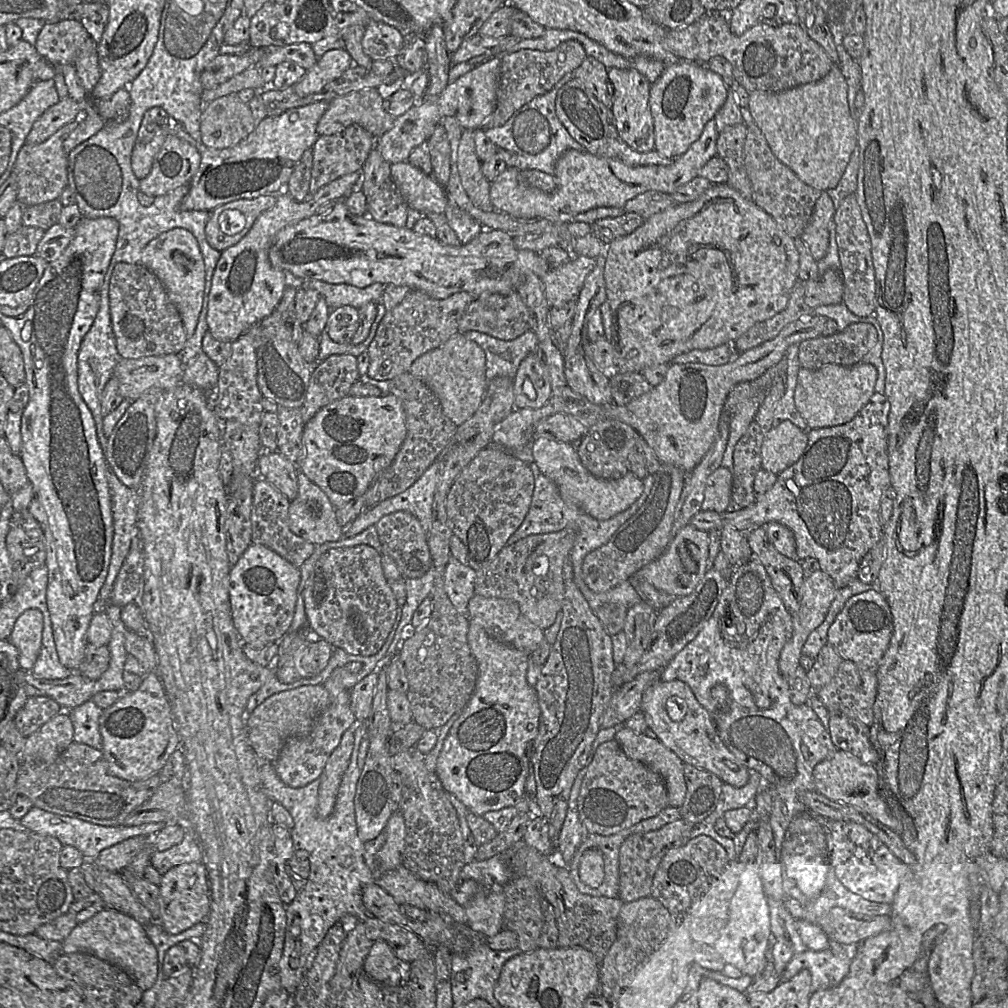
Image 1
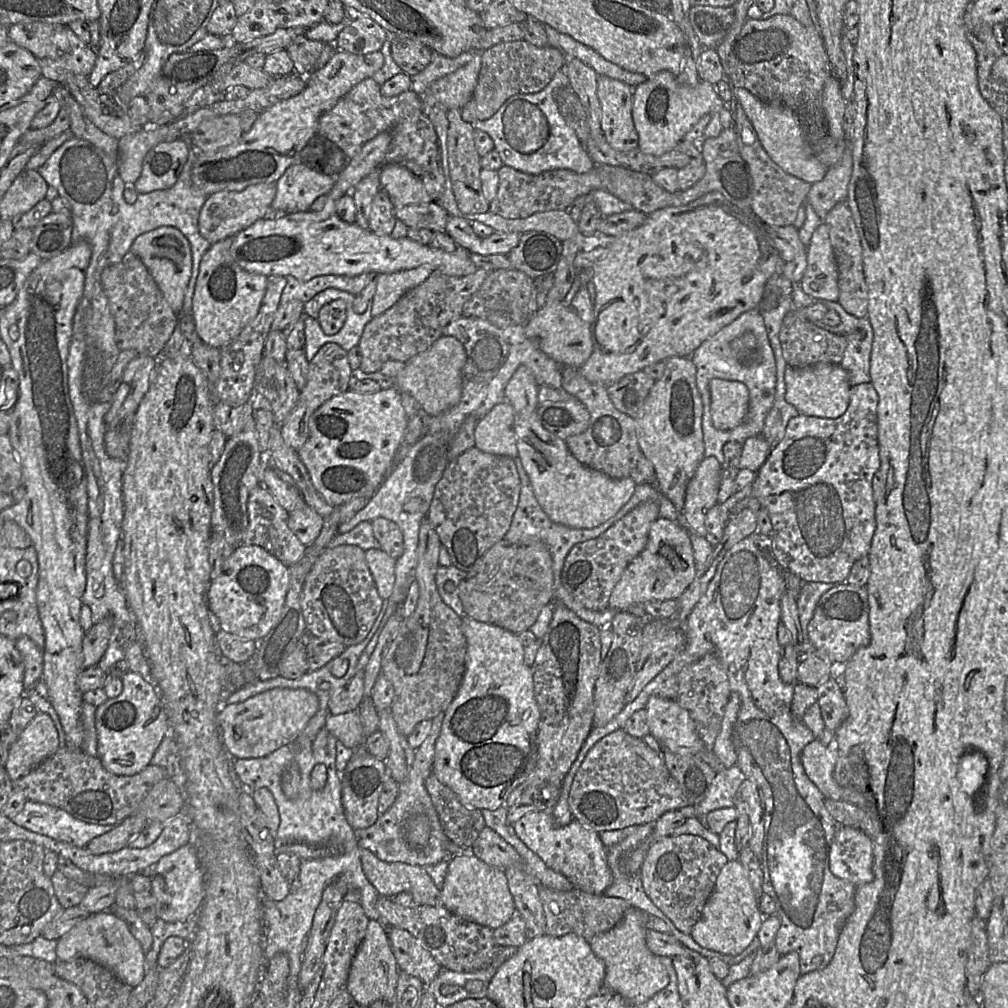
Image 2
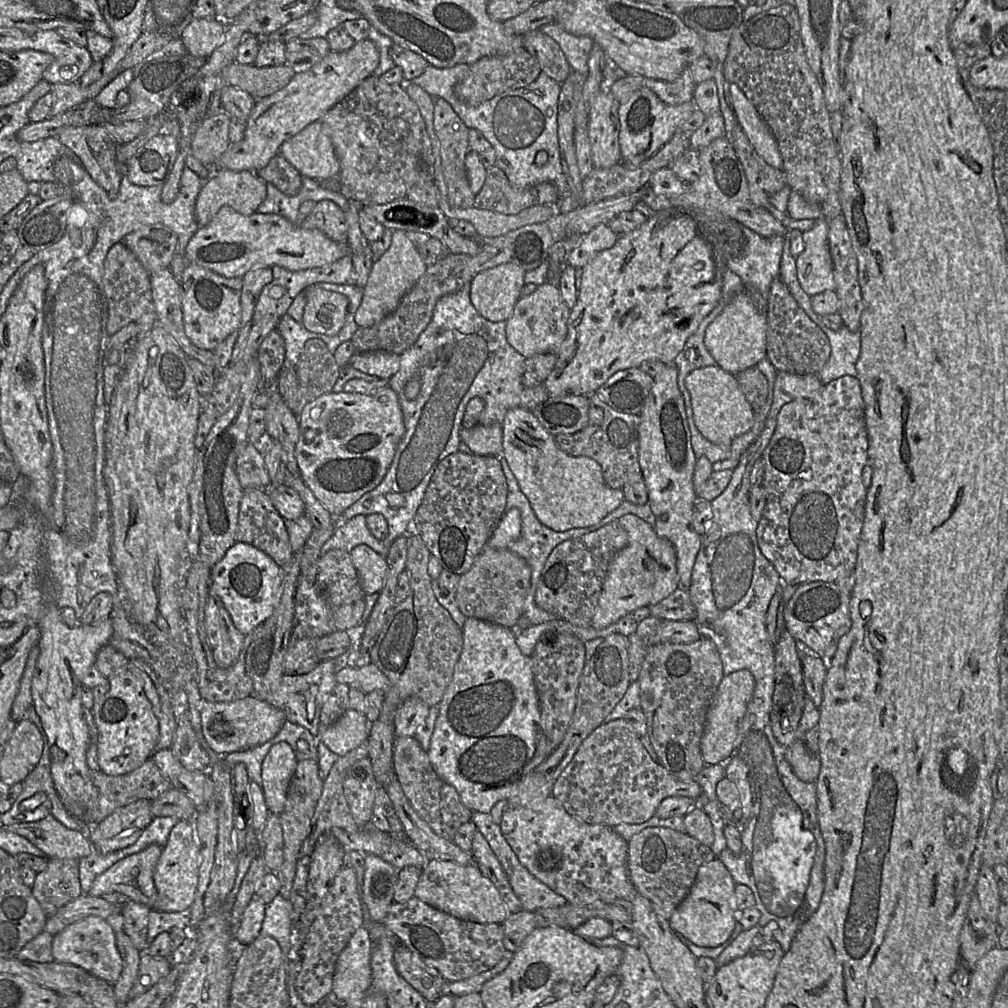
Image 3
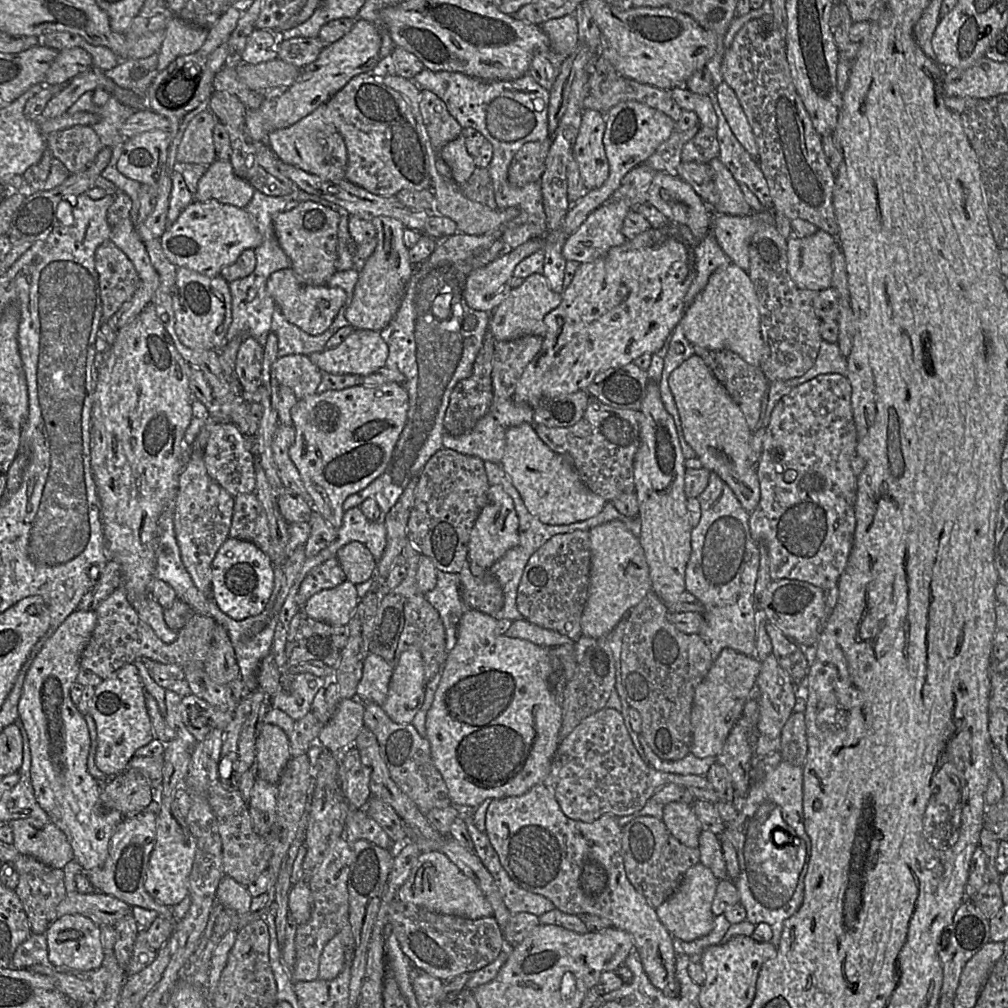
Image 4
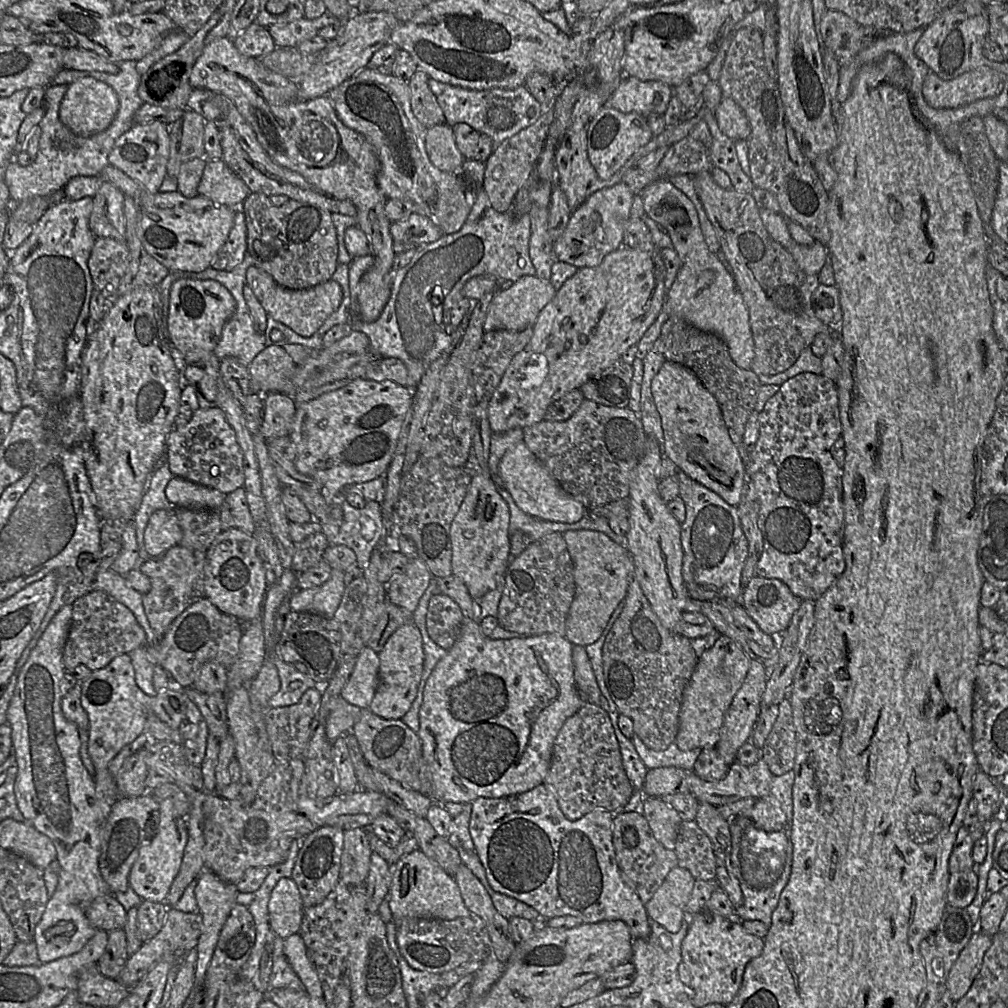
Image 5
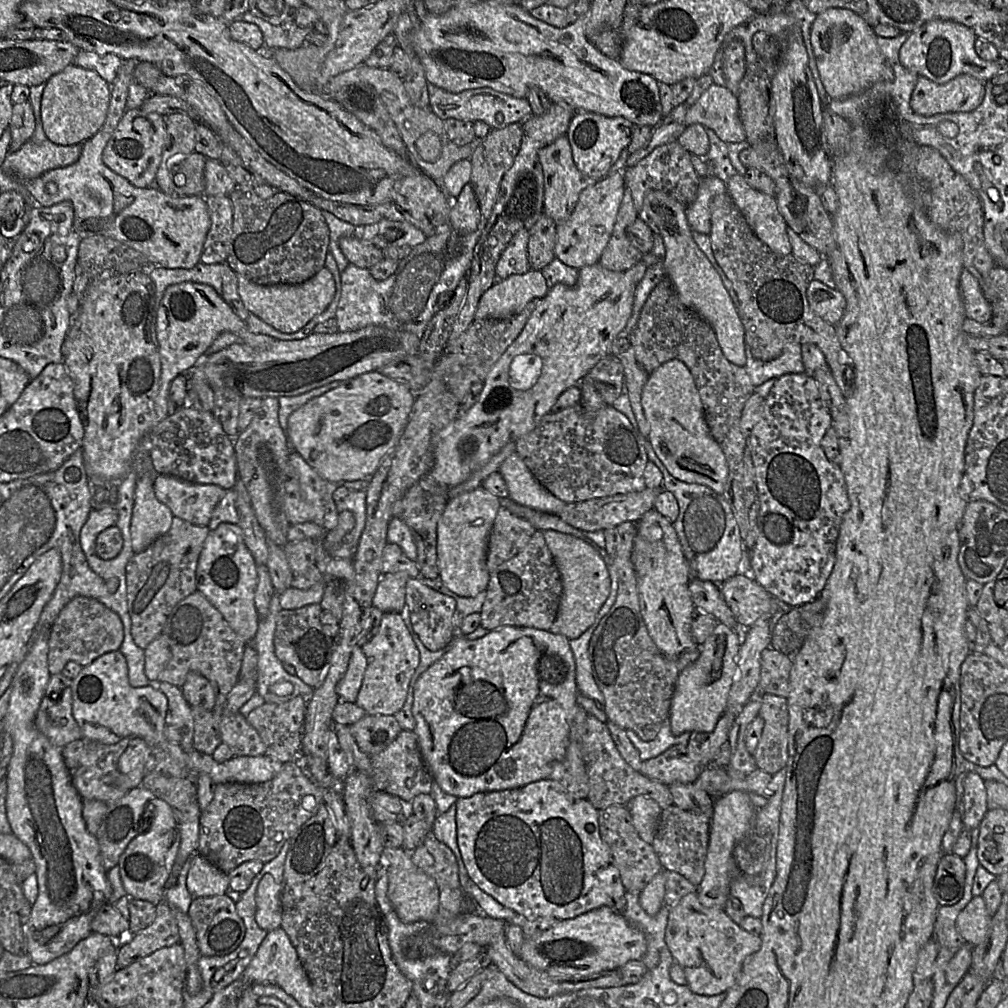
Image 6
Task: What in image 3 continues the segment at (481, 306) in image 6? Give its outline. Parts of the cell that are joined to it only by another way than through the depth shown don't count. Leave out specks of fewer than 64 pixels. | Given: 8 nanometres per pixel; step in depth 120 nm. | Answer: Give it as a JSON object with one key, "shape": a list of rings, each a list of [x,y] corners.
{"shape":[[[545,282],[529,295],[517,301],[511,317],[506,321],[506,337],[509,344],[525,358],[538,354],[557,355],[567,337],[571,309],[561,296],[556,284]]]}

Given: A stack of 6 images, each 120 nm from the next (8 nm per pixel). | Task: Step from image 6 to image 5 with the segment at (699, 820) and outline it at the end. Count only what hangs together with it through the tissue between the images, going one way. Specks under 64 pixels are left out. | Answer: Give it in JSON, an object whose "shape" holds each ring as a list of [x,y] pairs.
{"shape":[[[683,820],[680,824],[674,852],[678,867],[687,869],[696,880],[716,879],[717,866],[712,842],[694,820]]]}

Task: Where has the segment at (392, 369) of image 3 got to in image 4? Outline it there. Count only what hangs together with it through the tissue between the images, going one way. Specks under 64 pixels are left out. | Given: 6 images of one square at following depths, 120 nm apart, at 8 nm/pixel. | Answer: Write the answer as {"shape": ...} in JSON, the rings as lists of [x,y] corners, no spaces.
{"shape":[[[355,329],[337,347],[308,357],[322,372],[367,376],[386,366],[388,346],[379,332]]]}

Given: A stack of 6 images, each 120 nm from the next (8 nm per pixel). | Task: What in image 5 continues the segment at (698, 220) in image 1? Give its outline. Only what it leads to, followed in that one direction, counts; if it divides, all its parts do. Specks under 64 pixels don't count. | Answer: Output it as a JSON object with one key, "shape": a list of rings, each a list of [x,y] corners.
{"shape":[[[621,247],[607,255],[599,266],[578,269],[556,291],[554,298],[539,312],[529,343],[513,357],[489,402],[488,417],[494,433],[513,428],[524,429],[544,420],[552,403],[568,392],[580,389],[591,377],[622,358],[630,346],[638,344],[656,321],[665,301],[665,267],[658,250]]]}

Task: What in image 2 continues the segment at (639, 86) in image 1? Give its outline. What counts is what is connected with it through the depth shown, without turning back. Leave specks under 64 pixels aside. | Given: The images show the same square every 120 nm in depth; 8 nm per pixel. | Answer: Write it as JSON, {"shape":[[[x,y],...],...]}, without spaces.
{"shape":[[[598,76],[601,129],[608,144],[620,152],[638,148],[639,137],[632,118],[634,87],[607,76]]]}

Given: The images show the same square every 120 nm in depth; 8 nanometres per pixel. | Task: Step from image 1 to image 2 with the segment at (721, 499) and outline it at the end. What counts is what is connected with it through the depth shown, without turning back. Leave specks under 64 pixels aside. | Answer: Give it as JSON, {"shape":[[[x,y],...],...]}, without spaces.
{"shape":[[[705,457],[698,466],[694,477],[687,486],[685,505],[683,508],[683,521],[691,533],[706,537],[706,513],[718,504],[722,464],[715,457]]]}

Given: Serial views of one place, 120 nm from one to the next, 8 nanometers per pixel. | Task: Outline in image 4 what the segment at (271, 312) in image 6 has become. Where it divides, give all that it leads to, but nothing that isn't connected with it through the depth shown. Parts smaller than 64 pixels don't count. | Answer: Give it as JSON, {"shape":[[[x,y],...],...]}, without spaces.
{"shape":[[[291,269],[278,270],[272,273],[267,280],[266,290],[284,317],[310,335],[324,333],[347,298],[346,292],[340,287],[313,286],[301,282]]]}

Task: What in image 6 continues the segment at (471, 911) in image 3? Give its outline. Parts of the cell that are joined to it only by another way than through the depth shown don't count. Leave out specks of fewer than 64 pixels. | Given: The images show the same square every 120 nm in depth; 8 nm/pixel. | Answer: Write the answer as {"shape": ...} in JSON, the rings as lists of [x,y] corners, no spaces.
{"shape":[[[384,847],[381,854],[383,868],[387,868],[387,896],[397,916],[405,923],[431,922],[439,909],[439,888],[435,880],[419,869],[403,848]]]}

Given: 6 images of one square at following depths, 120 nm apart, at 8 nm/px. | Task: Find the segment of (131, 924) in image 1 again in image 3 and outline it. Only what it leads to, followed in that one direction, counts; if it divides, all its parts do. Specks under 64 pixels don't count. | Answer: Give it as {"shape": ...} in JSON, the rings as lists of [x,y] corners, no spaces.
{"shape":[[[88,916],[72,923],[54,935],[52,955],[54,961],[78,966],[113,985],[123,970],[123,961],[117,948],[116,935],[107,920],[97,916]]]}

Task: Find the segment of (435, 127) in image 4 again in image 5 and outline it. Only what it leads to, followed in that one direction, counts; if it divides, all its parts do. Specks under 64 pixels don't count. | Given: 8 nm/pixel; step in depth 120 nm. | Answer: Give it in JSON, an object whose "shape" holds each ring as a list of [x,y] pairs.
{"shape":[[[418,69],[408,82],[413,115],[426,129],[445,124],[444,113],[429,88],[428,79],[429,76]]]}

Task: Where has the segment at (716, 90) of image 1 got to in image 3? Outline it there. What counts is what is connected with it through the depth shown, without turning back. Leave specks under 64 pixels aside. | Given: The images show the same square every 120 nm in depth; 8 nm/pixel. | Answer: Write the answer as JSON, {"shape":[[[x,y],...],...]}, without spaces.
{"shape":[[[647,88],[635,91],[626,102],[620,105],[618,110],[621,162],[627,167],[639,167],[657,153],[678,131],[679,126],[696,110],[697,107],[693,101],[670,106]]]}

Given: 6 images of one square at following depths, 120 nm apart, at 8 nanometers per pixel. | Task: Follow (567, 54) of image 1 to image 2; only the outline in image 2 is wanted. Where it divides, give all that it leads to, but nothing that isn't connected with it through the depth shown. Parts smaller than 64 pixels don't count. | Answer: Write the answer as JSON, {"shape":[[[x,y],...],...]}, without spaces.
{"shape":[[[518,40],[496,44],[481,53],[481,69],[471,100],[460,110],[462,119],[472,123],[491,118],[500,107],[517,94],[531,94],[543,90],[556,72],[567,62],[564,53],[555,47],[537,47]]]}

